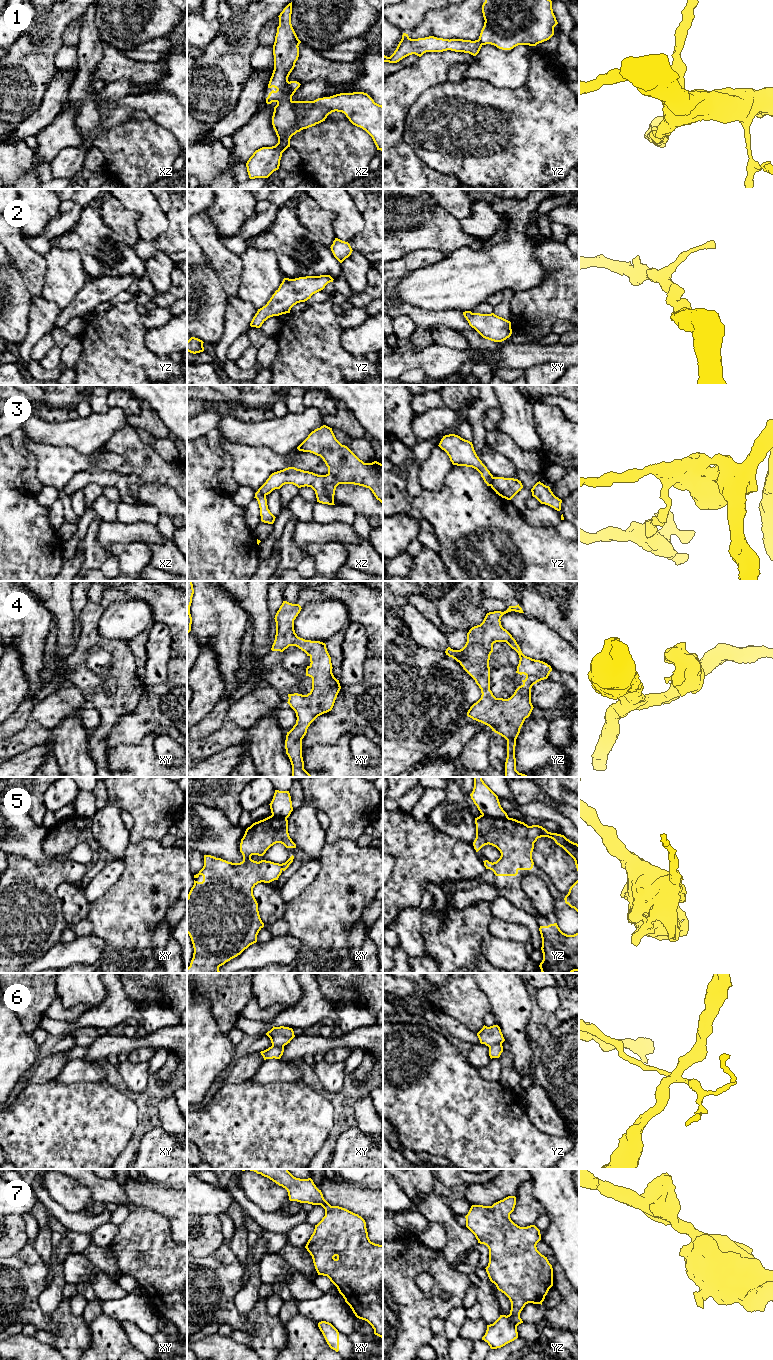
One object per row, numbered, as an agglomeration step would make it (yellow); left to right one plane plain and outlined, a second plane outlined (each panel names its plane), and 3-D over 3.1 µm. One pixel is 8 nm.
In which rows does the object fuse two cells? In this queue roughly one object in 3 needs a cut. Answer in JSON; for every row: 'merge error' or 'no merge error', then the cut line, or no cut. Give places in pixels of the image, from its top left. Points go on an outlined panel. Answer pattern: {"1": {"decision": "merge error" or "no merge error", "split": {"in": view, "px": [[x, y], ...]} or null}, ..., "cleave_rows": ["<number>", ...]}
{"1": {"decision": "no merge error", "split": null}, "2": {"decision": "no merge error", "split": null}, "3": {"decision": "merge error", "split": {"in": "yz", "px": [[493, 477], [490, 485]]}}, "4": {"decision": "no merge error", "split": null}, "5": {"decision": "merge error", "split": {"in": "yz", "px": [[482, 814], [491, 817], [507, 817]]}}, "6": {"decision": "merge error", "split": {"in": "yz", "px": [[501, 1043], [495, 1043], [489, 1047]]}}, "7": {"decision": "no merge error", "split": null}, "cleave_rows": ["3", "5", "6"]}

